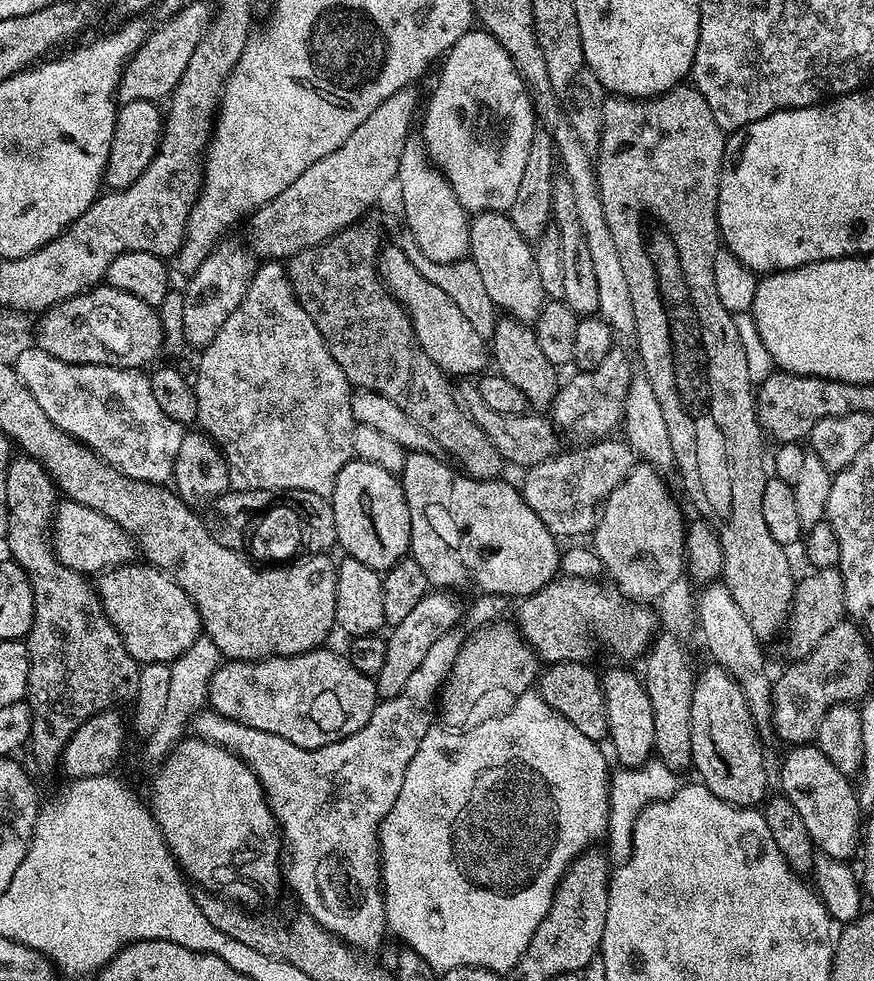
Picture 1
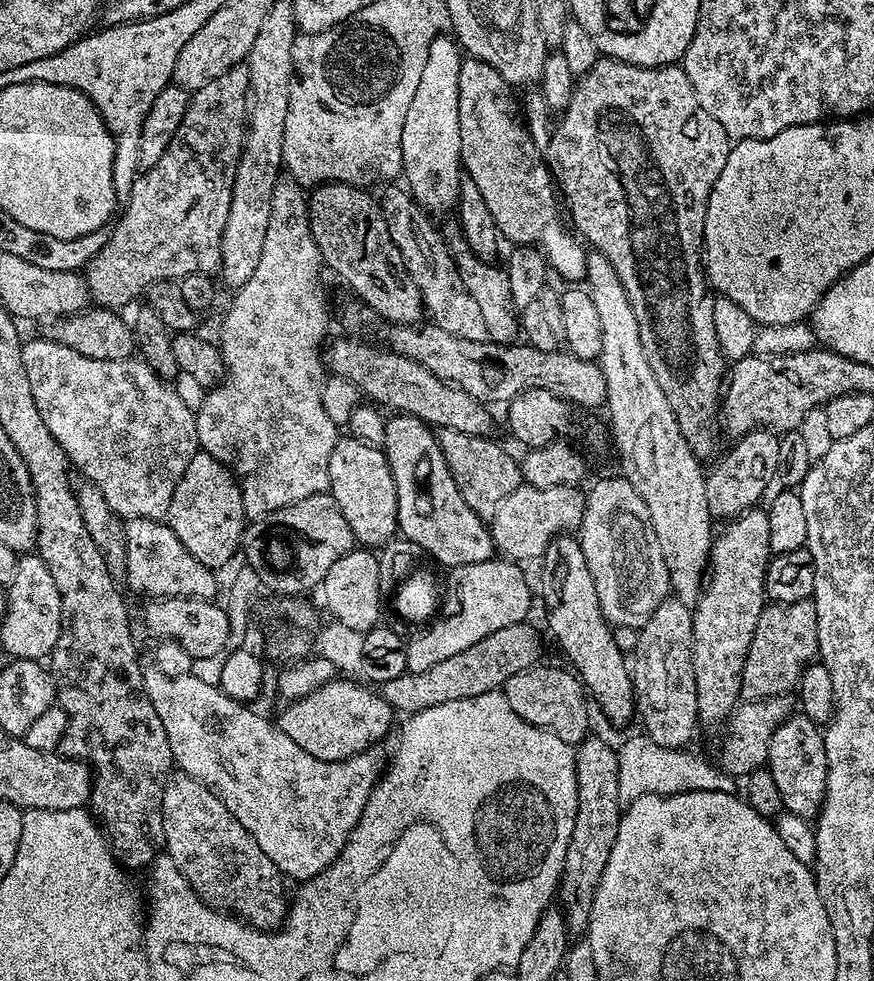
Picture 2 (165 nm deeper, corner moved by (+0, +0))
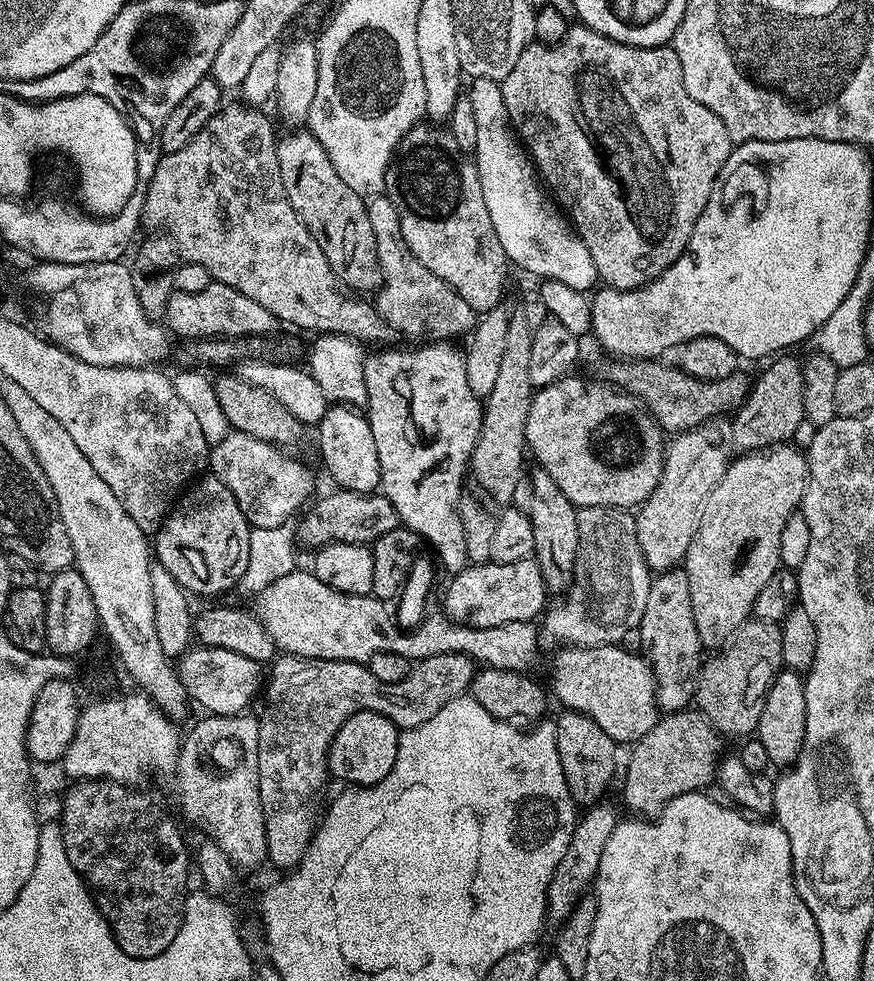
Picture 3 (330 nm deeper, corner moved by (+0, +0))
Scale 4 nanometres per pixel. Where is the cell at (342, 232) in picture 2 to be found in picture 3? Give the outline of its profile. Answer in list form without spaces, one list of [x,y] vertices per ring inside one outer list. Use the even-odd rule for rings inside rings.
[[[292,130],[288,133],[289,136],[281,135],[277,139],[276,153],[282,170],[282,186],[286,190],[286,198],[290,198],[290,206],[294,206],[306,230],[314,234],[314,242],[322,246],[322,254],[326,254],[326,262],[330,262],[336,277],[357,293],[375,293],[382,281],[365,197],[350,190],[350,186],[338,178],[334,162],[330,162],[322,142],[318,142],[311,132]]]

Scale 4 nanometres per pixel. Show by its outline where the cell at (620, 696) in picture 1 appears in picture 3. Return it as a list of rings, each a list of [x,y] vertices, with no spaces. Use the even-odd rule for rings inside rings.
[[[536,466],[533,469],[533,472],[530,472],[530,479],[534,490],[534,499],[532,499],[531,509],[526,515],[534,530],[534,559],[542,570],[542,578],[546,582],[549,593],[564,594],[572,586],[572,576],[576,572],[576,555],[580,552],[578,518],[576,517],[578,509],[575,504],[570,502],[570,498],[566,498],[566,494],[562,494],[562,490],[558,490],[558,482],[554,482],[554,478],[550,478],[550,474],[546,474],[544,468]]]

